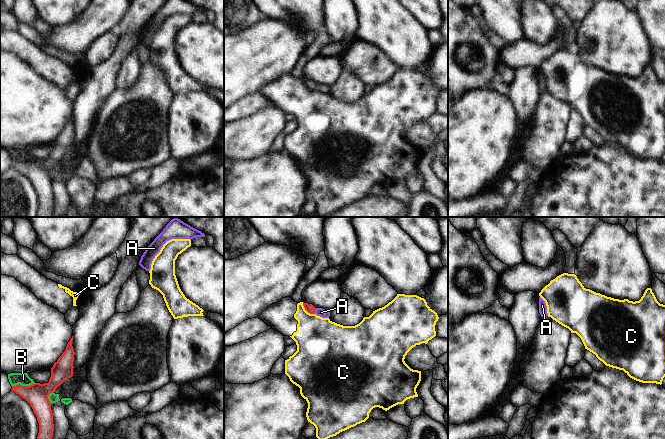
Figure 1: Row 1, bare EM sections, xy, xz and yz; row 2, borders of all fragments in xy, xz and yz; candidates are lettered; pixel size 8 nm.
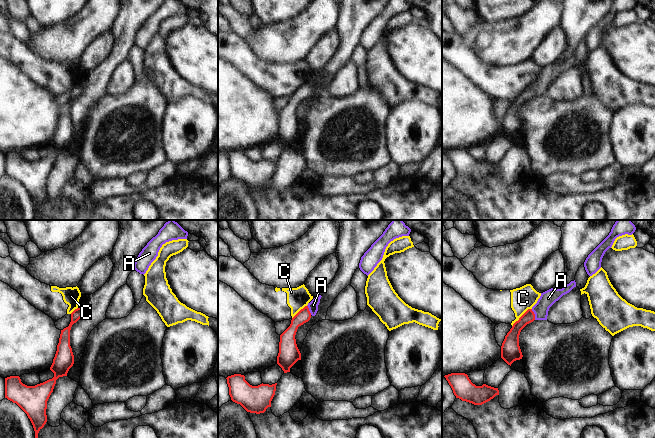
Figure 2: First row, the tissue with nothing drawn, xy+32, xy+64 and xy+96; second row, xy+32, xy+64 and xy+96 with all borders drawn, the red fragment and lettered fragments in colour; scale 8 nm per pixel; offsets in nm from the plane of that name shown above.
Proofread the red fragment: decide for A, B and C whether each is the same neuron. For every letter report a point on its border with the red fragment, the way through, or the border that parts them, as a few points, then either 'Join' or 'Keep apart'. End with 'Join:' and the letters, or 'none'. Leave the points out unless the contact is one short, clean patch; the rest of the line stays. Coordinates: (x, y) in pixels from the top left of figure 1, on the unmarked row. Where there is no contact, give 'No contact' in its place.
A: Touches red at xz (314, 87). Path across: xz (309, 84), (314, 87), (321, 88). Join
B: Touches red at xy (23, 162). Boundary: xy (34, 158), (29, 161), (16, 160), (12, 163). Keep apart
C: Touches red at xz (306, 86). Boundary: xz (302, 78), (305, 85), (314, 90). Keep apart
Join: A.

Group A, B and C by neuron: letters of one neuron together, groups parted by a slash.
A / B / C

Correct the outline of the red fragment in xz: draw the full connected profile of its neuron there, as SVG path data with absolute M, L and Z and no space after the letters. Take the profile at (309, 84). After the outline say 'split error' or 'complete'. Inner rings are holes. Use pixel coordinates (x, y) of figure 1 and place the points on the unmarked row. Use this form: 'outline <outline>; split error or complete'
outline M304 79L303 82L305 86L310 89L310 90L316 90L317 92L320 92L322 94L329 94L330 92L330 87L325 86L323 84L315 84L312 80Z; split error

